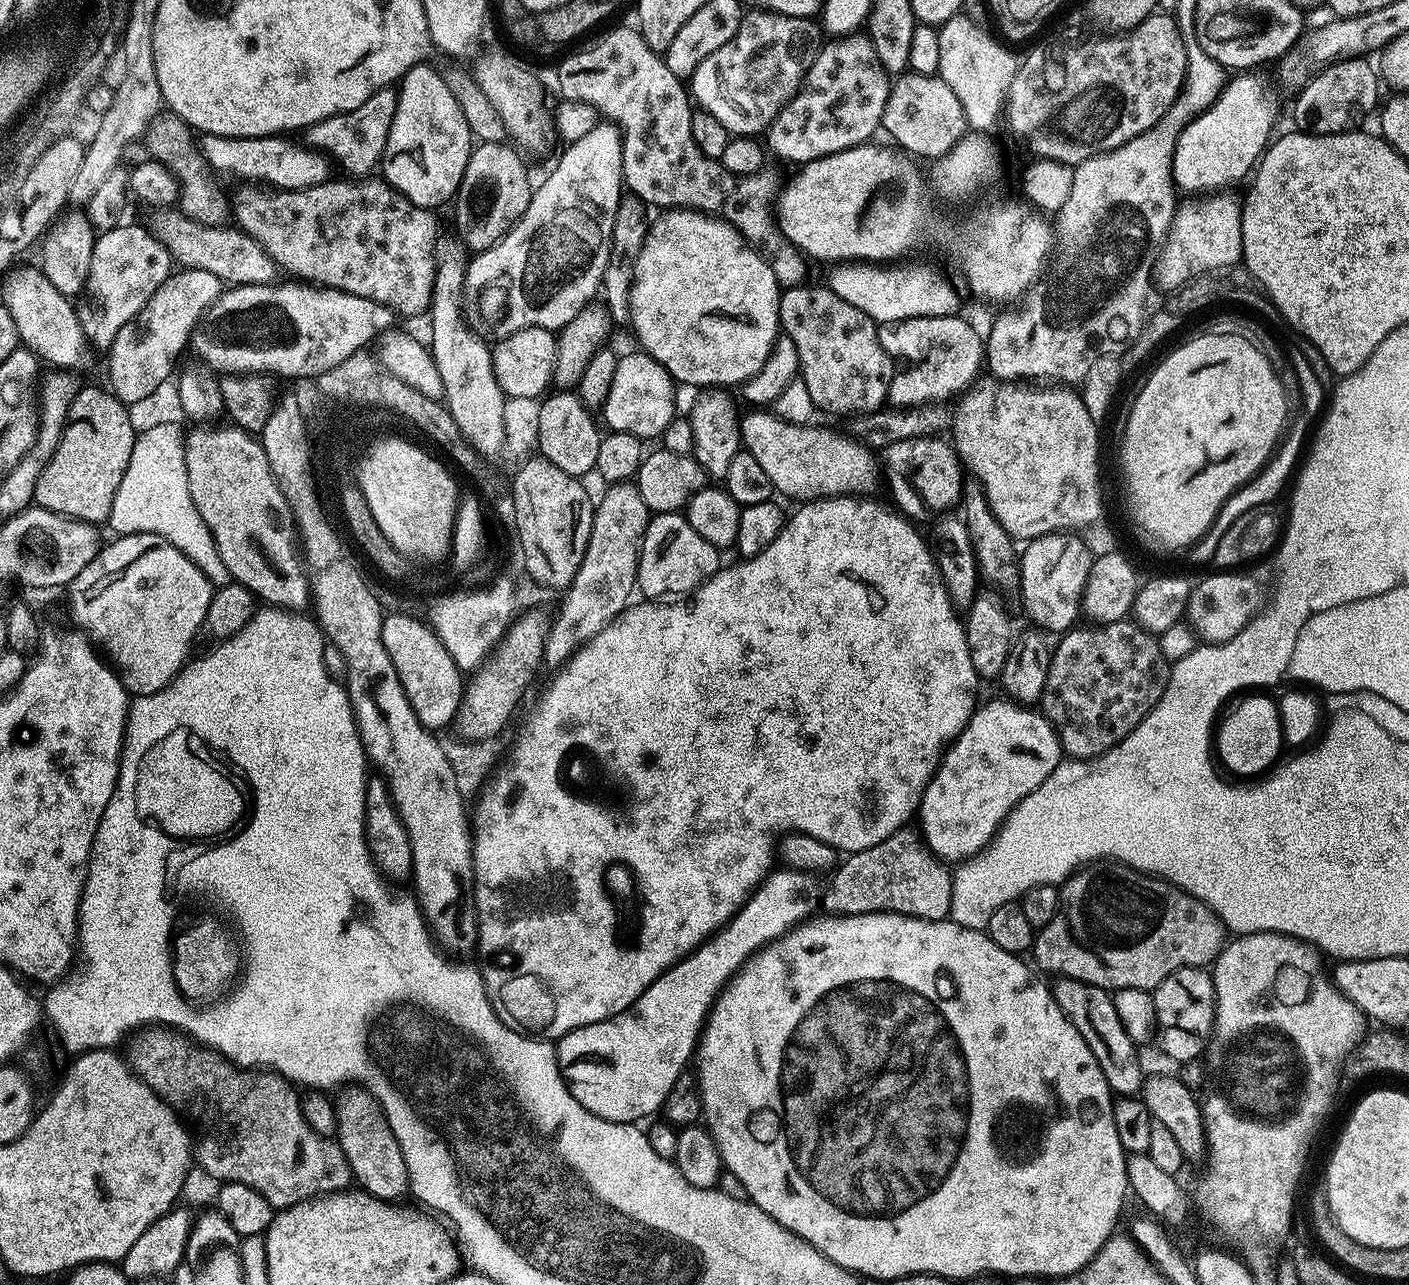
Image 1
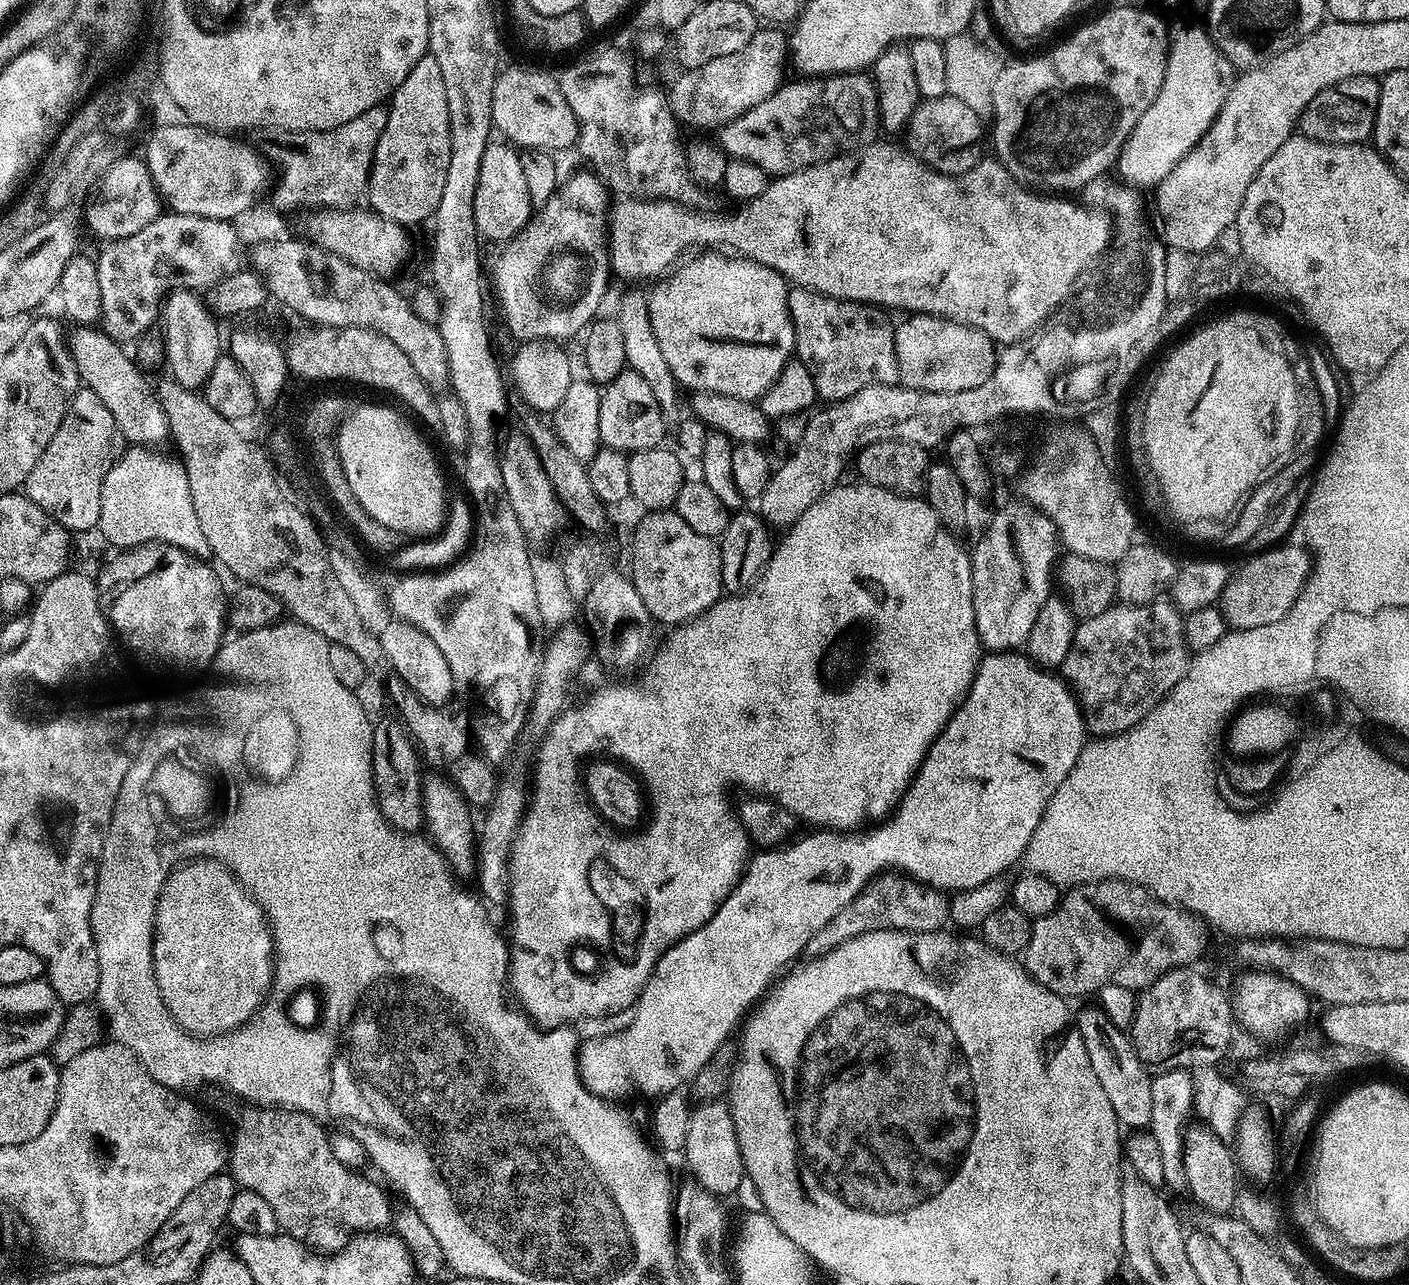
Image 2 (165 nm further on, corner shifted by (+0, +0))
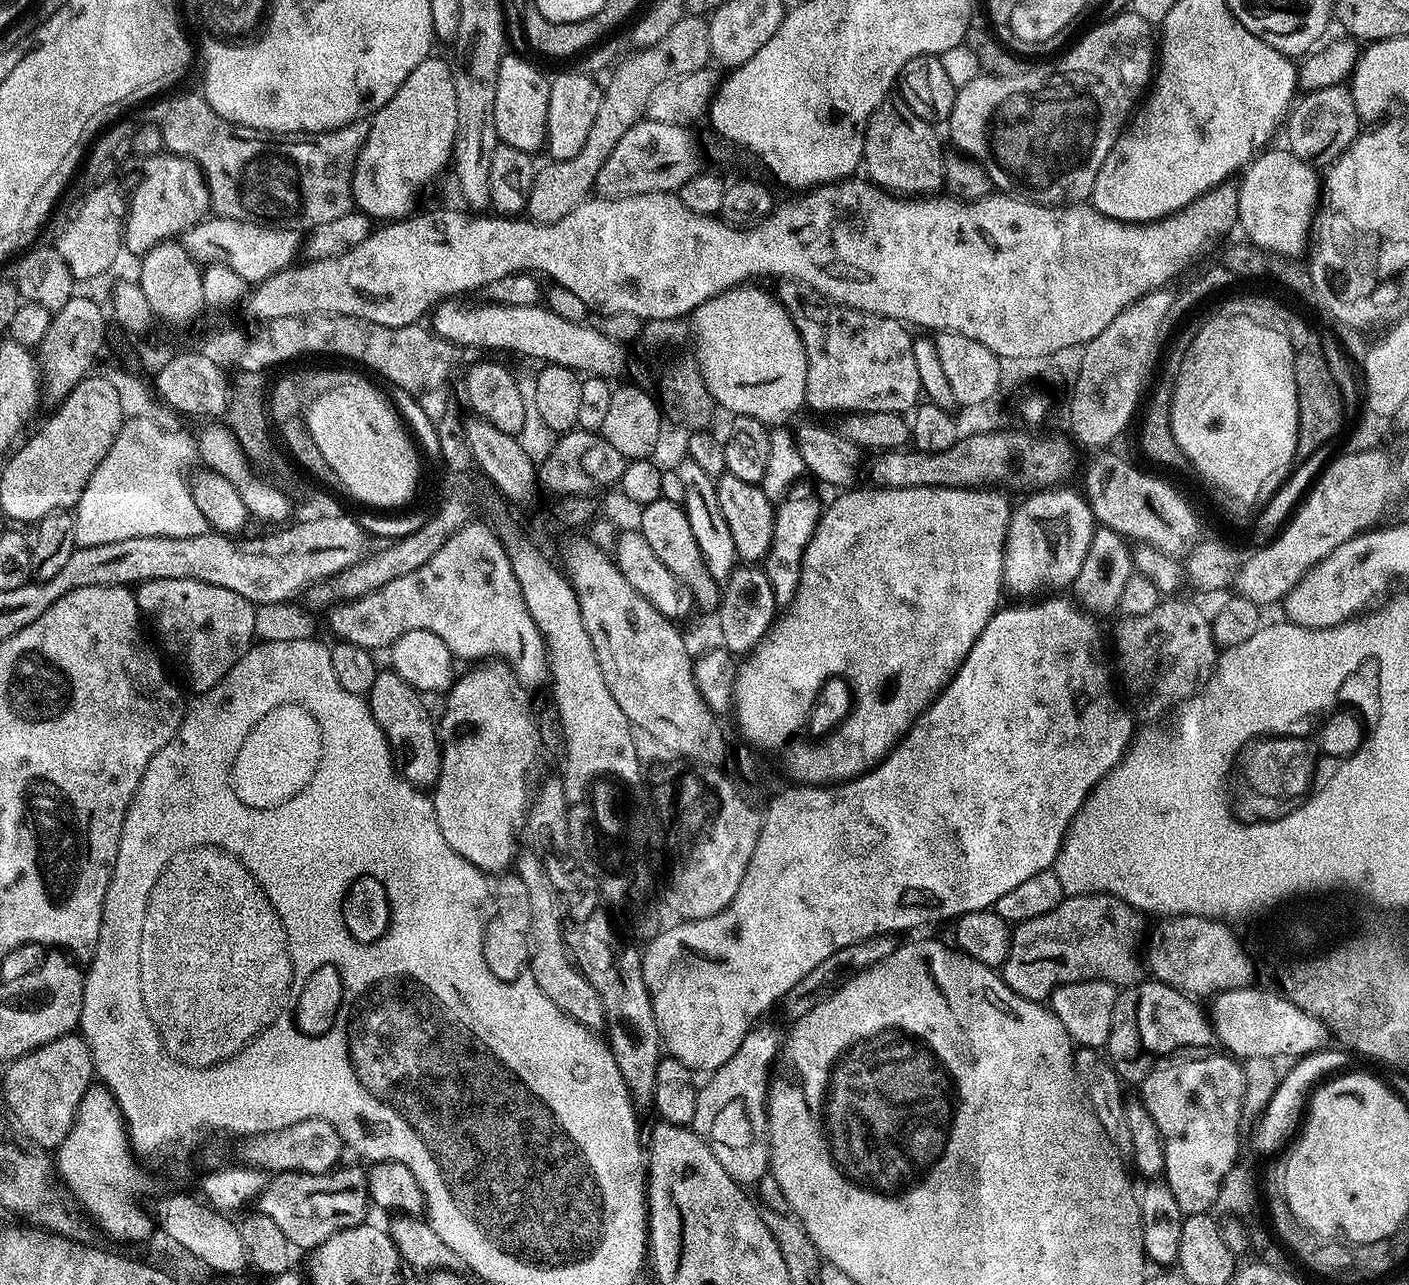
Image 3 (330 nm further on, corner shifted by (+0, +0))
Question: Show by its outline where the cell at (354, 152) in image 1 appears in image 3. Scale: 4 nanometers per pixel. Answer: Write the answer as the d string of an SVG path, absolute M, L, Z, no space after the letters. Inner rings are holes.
M199 91L184 92L181 96L176 96L164 108L164 118L159 121L161 133L164 136L164 146L171 152L191 156L204 171L204 177L208 181L208 192L212 196L211 207L215 215L229 216L235 220L247 220L249 218L263 222L269 226L279 226L281 228L290 228L293 230L309 230L322 223L334 222L342 215L353 211L354 201L352 198L352 179L356 163L360 157L362 146L368 137L367 119L355 120L341 128L335 128L329 132L260 132L257 128L247 128L241 124L231 124L226 118L222 118L213 108L205 102L203 95Z

